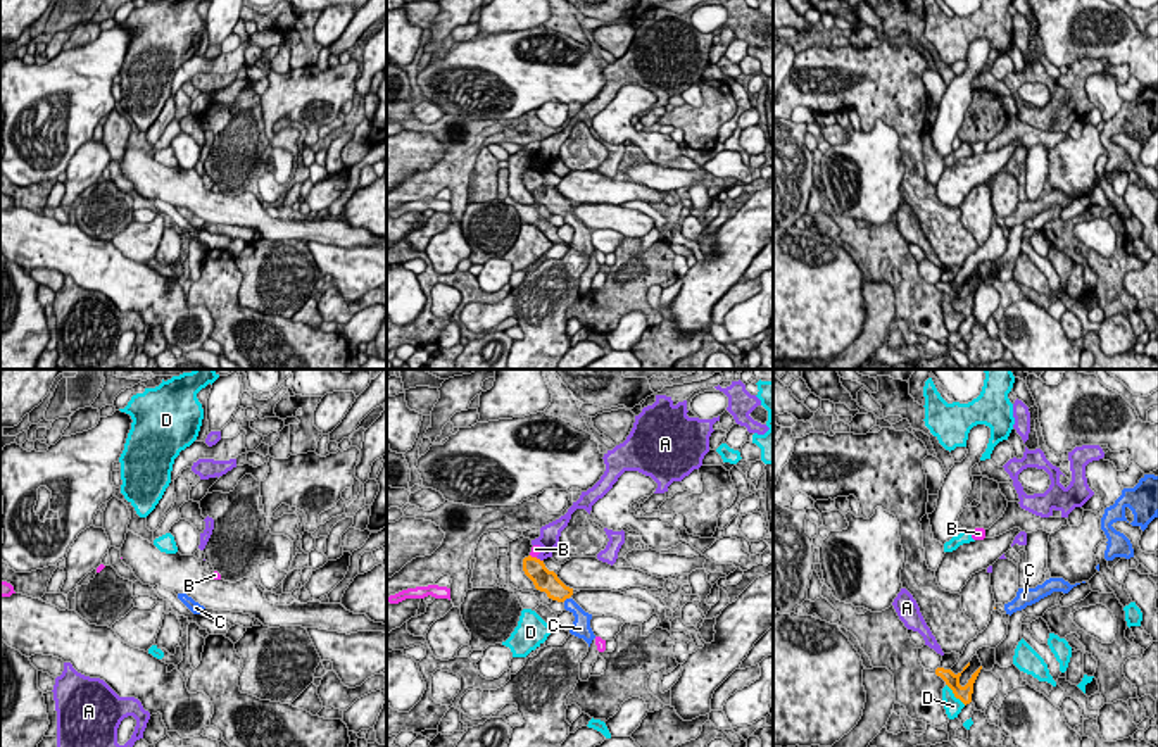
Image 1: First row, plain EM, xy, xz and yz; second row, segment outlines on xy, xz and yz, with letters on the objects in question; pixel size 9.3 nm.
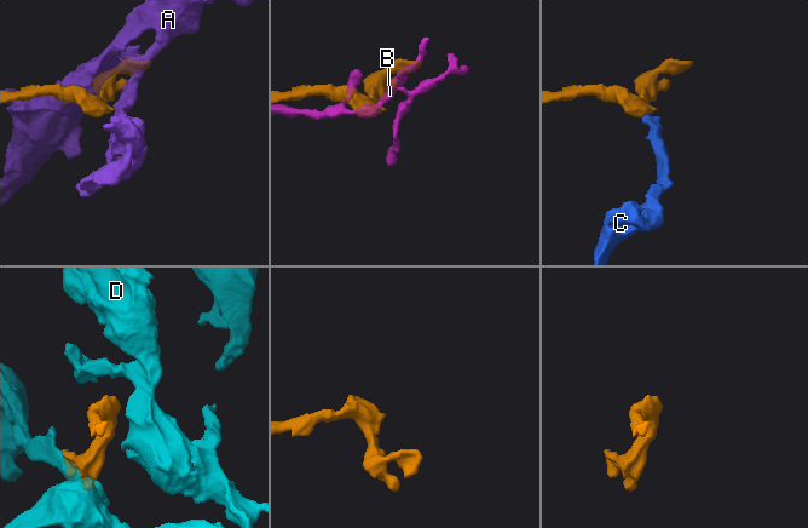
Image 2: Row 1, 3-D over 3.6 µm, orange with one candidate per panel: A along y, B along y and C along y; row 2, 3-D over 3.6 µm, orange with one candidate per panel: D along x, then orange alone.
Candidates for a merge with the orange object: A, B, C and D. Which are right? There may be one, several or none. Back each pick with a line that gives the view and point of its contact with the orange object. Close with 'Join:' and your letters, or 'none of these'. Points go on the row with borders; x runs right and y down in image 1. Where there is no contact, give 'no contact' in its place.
C: xz (565, 599)
Join: C

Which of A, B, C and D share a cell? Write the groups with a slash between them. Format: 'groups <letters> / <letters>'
groups A / B / C / D

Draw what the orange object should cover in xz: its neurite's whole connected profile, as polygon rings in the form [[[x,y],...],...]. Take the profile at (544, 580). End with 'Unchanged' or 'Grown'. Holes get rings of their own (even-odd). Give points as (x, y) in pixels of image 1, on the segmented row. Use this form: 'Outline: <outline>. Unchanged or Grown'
Outline: [[[537,557],[523,559],[523,571],[533,581],[535,588],[545,592],[549,599],[563,602],[564,609],[575,616],[571,635],[583,638],[588,647],[595,638],[590,619],[592,614],[585,612],[573,599],[573,588],[566,587],[554,571],[549,571],[544,561]]]. Grown

